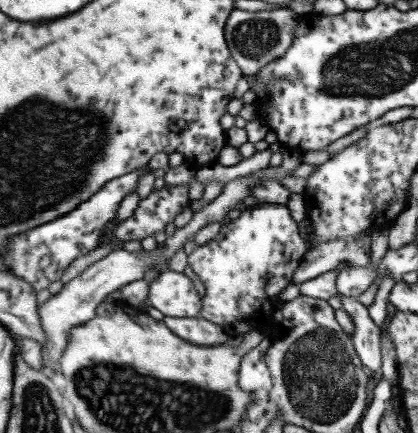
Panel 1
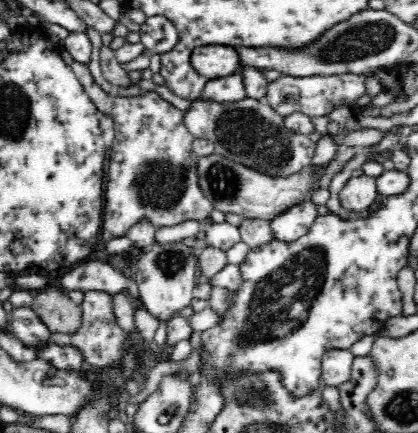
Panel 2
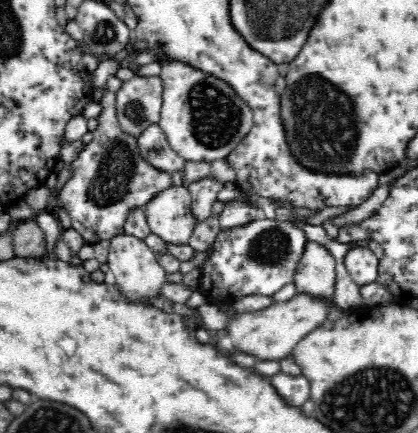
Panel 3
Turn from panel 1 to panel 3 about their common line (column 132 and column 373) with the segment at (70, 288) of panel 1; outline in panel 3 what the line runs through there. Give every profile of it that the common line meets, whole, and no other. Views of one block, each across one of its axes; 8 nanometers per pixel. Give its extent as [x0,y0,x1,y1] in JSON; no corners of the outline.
[346,244,380,286]

